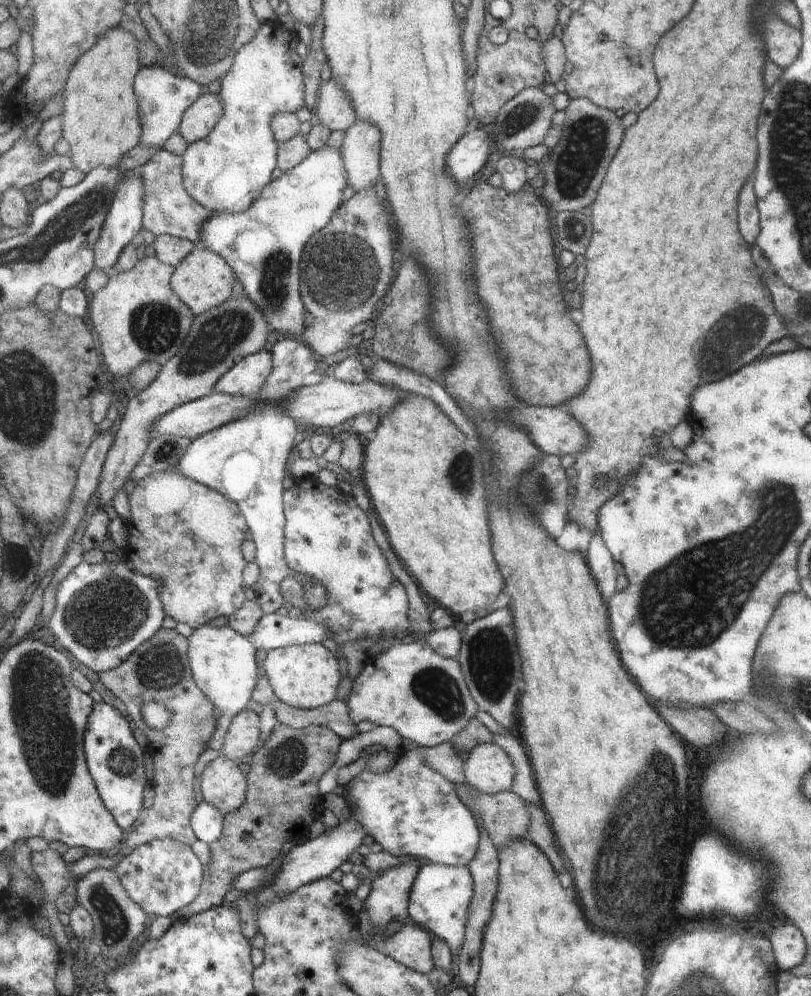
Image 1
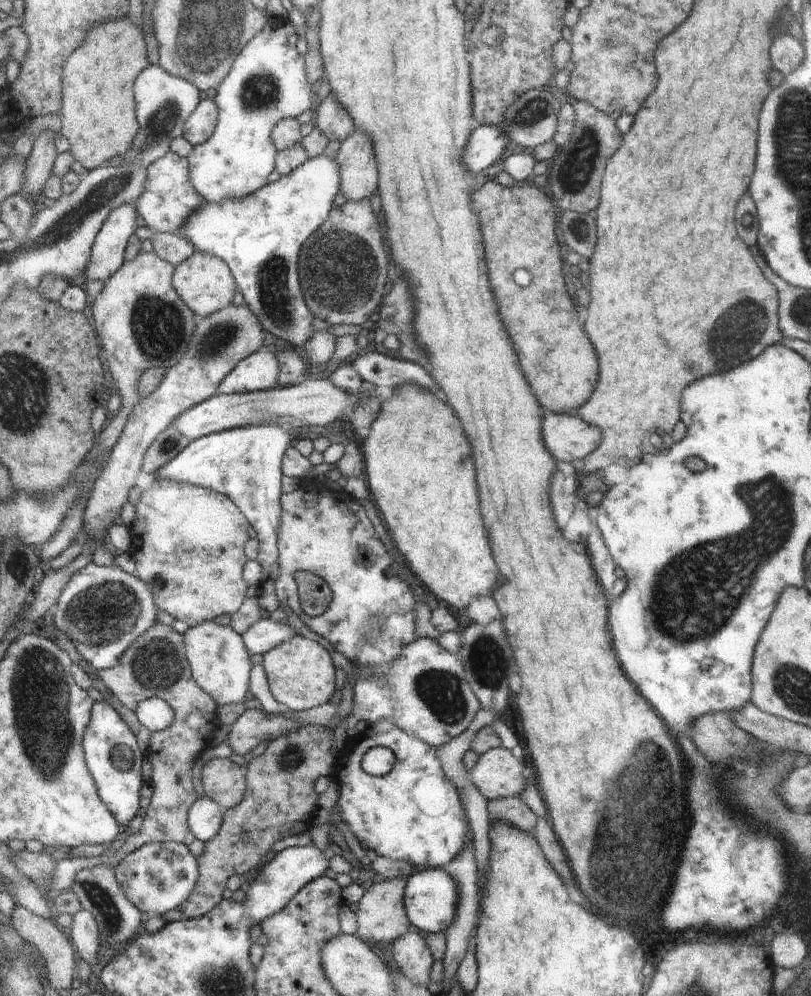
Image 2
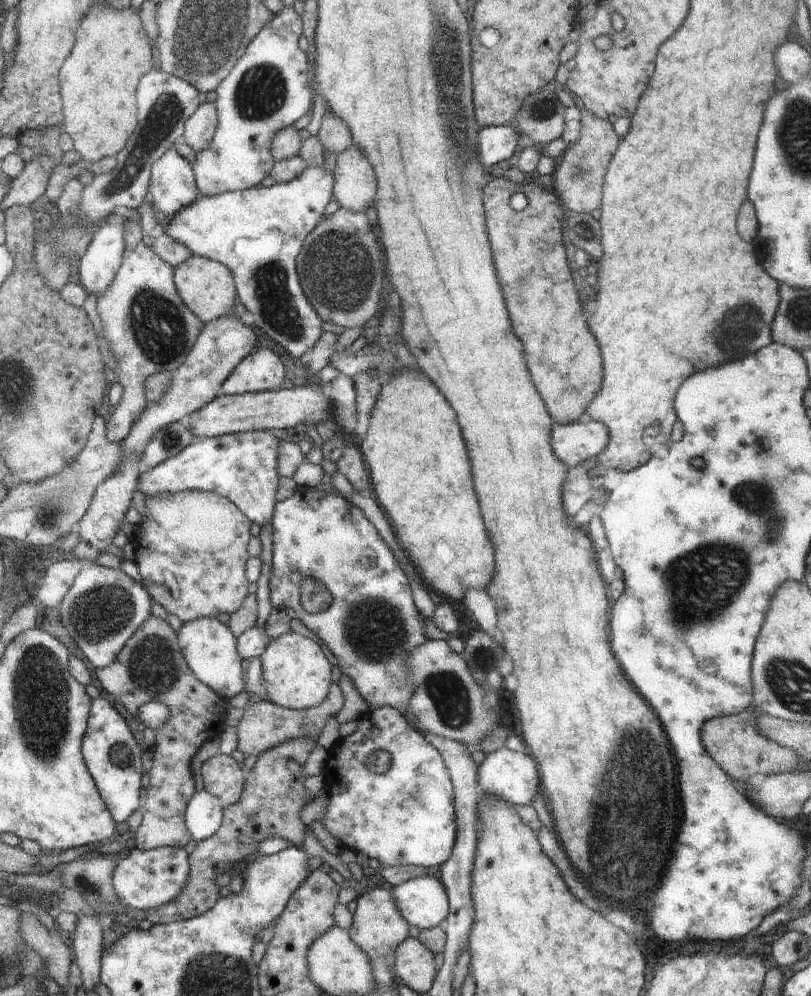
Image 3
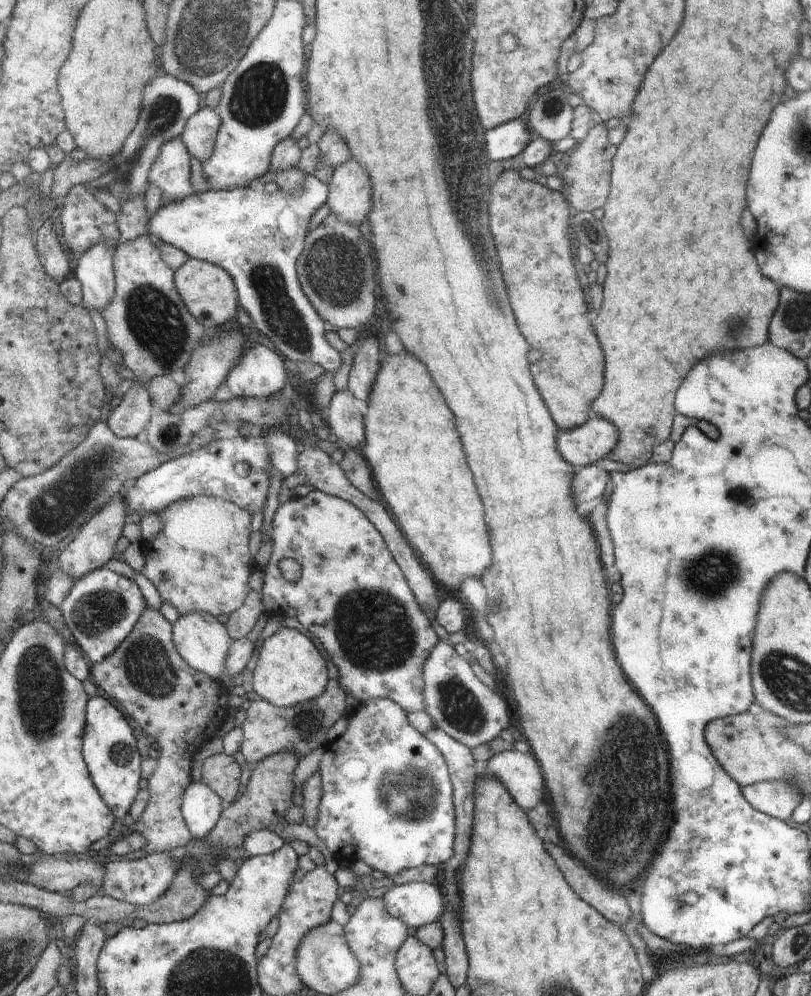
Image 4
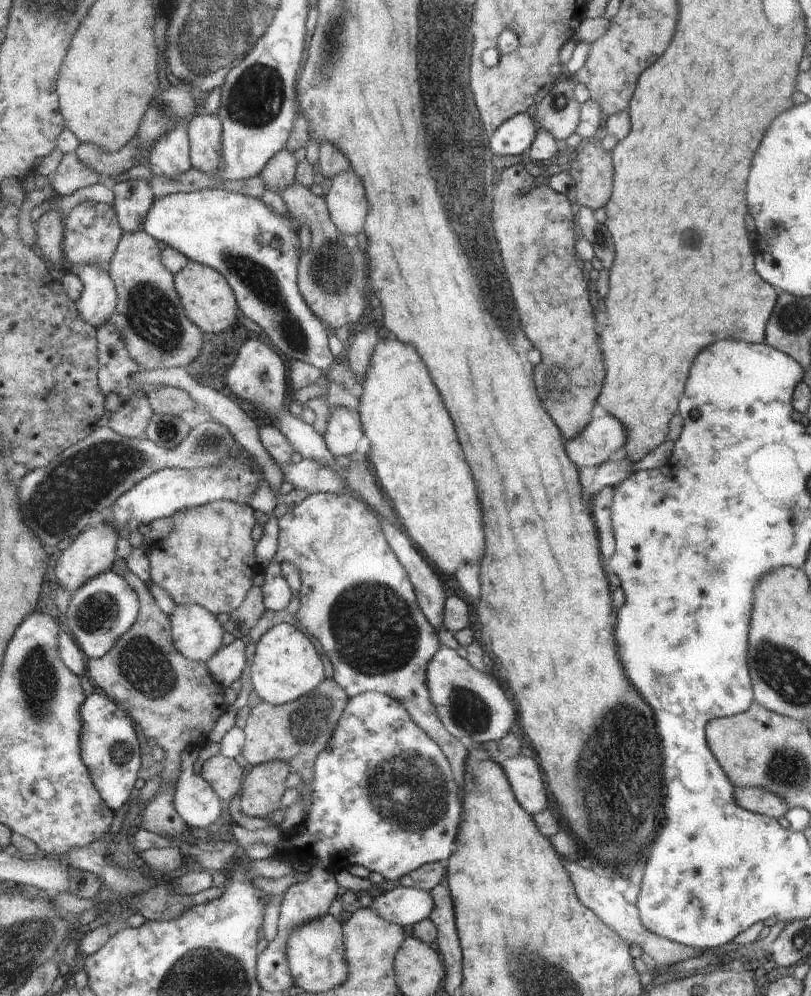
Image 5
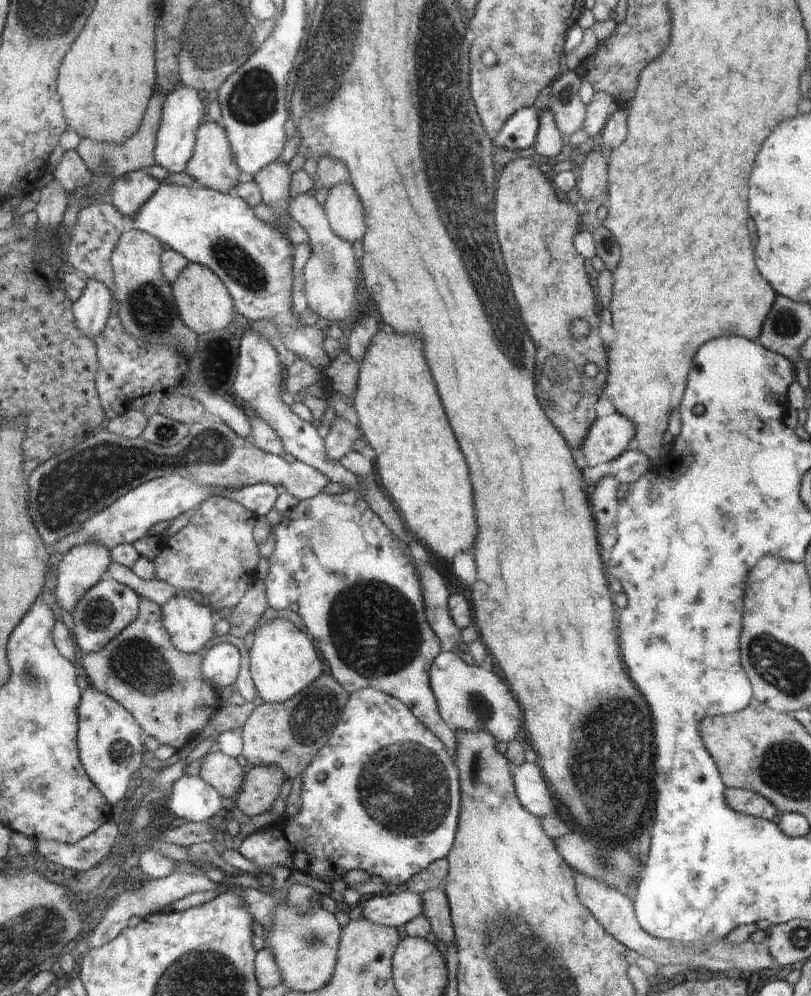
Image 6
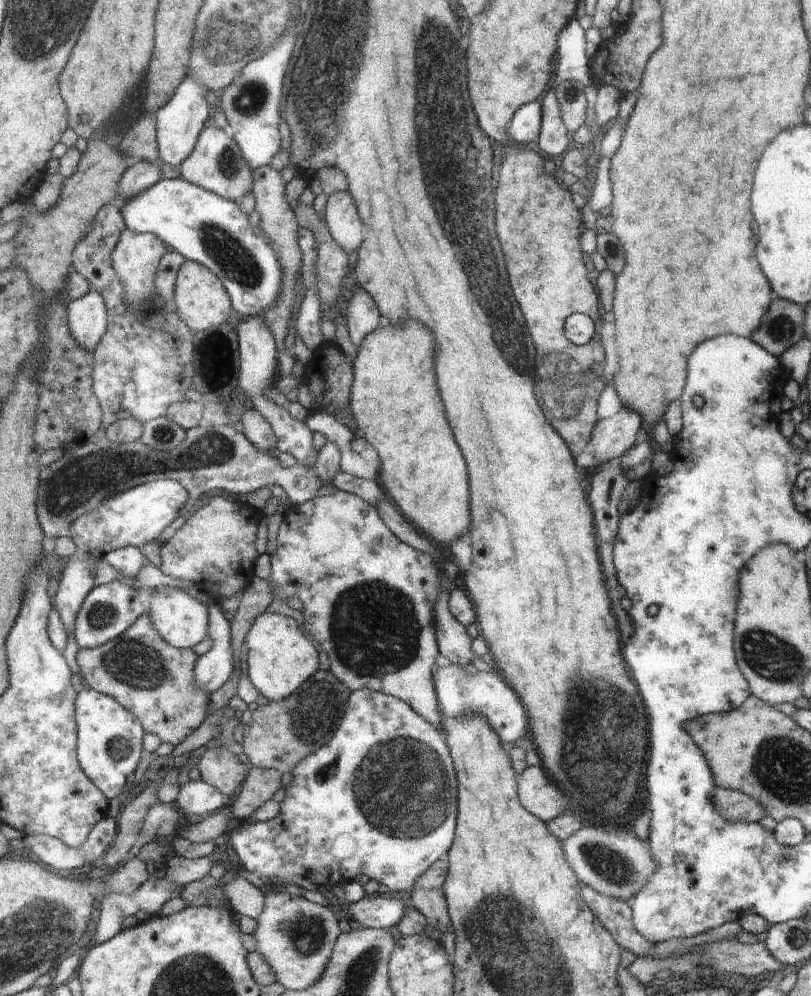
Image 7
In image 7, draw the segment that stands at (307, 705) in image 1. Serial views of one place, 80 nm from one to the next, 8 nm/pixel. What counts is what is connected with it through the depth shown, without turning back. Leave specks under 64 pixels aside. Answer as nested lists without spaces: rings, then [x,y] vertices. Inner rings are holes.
[[[261,612],[253,621],[246,635],[248,654],[246,654],[246,664],[248,664],[249,679],[262,696],[270,701],[282,701],[289,697],[294,691],[301,688],[314,673],[320,670],[319,642],[315,641],[311,634],[304,629],[303,623],[298,622],[298,618],[291,618],[290,614],[277,614],[276,612]]]

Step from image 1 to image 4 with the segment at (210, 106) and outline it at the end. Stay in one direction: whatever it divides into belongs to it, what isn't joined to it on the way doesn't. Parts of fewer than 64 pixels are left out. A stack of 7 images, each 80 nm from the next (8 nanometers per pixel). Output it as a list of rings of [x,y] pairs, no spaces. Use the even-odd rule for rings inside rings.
[[[200,107],[187,120],[181,139],[191,156],[203,163],[214,152],[220,128],[221,117],[216,110],[210,107]]]

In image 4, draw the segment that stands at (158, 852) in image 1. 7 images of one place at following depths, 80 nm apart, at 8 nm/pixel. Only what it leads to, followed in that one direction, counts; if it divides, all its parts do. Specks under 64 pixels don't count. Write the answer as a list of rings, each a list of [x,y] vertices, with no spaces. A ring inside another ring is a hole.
[[[158,854],[135,861],[112,861],[108,863],[103,888],[105,894],[134,905],[147,905],[169,891],[177,872],[177,862],[167,854]]]

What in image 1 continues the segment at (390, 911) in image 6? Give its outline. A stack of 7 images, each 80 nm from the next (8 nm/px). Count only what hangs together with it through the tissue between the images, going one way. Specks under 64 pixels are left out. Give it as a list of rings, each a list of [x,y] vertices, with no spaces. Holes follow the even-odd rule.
[[[422,863],[409,894],[409,920],[444,939],[456,954],[465,940],[466,919],[473,898],[473,877],[467,866]]]

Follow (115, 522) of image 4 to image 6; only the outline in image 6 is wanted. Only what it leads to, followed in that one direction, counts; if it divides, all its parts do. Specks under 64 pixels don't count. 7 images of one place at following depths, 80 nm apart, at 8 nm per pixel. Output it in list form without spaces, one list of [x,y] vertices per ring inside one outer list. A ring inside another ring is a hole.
[[[79,542],[66,553],[58,569],[60,606],[72,614],[82,598],[102,582],[113,561],[111,550],[98,543]]]

